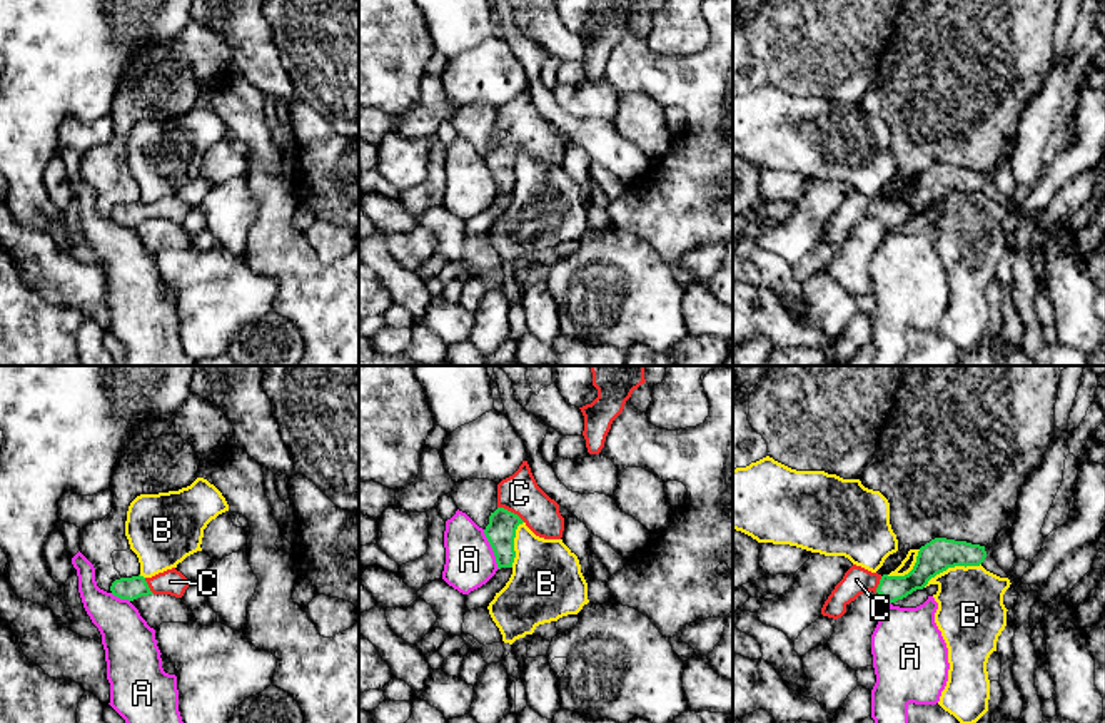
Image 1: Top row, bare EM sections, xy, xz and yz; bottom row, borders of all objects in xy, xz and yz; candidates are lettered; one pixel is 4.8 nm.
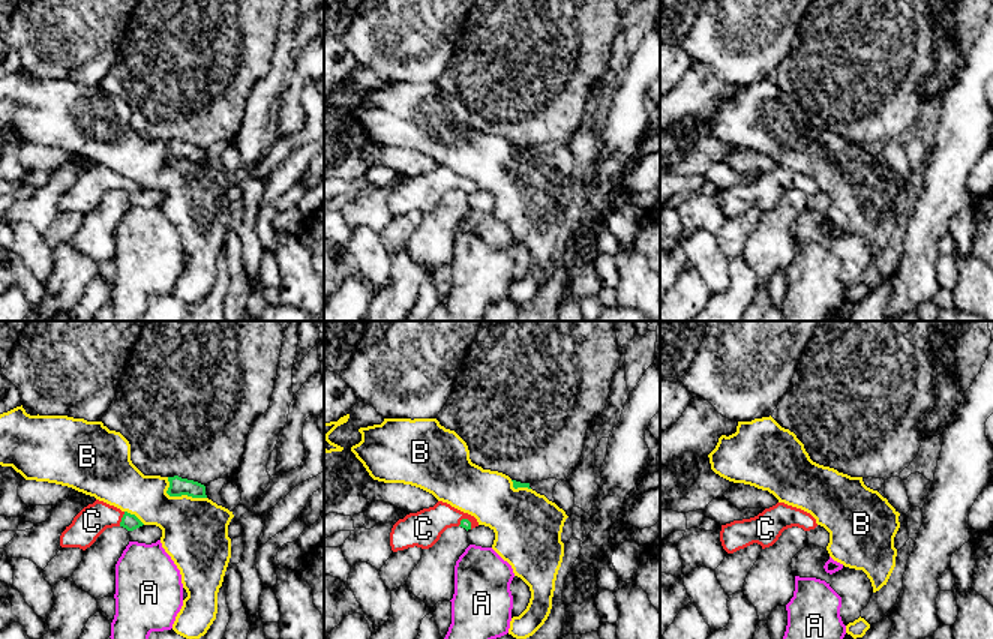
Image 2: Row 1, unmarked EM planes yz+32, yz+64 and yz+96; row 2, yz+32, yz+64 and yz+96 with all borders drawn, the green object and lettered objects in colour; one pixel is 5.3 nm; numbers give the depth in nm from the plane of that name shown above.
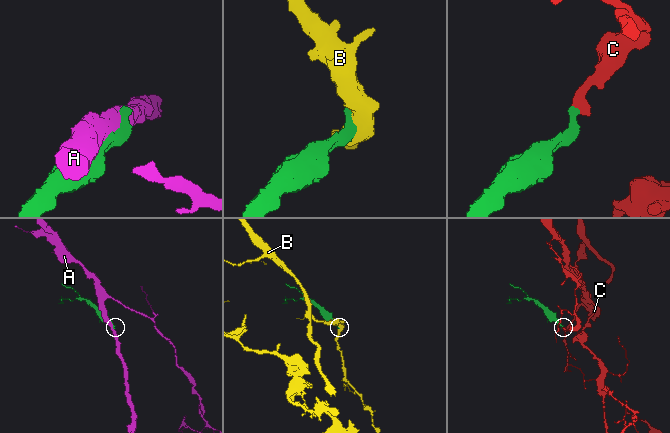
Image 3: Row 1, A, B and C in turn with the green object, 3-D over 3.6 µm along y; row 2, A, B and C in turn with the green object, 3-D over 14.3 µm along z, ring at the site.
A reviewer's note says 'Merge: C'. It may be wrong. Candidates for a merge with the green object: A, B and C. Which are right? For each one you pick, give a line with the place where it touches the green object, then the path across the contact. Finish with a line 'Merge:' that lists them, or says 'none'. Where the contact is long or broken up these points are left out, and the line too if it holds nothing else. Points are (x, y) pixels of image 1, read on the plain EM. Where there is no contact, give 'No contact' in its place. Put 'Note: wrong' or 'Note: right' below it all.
C: Touches green at xz (509, 137). Path across: xz (501, 156), (509, 137), (518, 129), (519, 119)
Merge: C
Note: right

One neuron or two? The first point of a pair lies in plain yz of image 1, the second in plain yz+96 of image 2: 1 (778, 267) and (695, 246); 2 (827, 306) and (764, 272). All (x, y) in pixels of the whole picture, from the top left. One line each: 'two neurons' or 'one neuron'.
1: one neuron
2: two neurons

